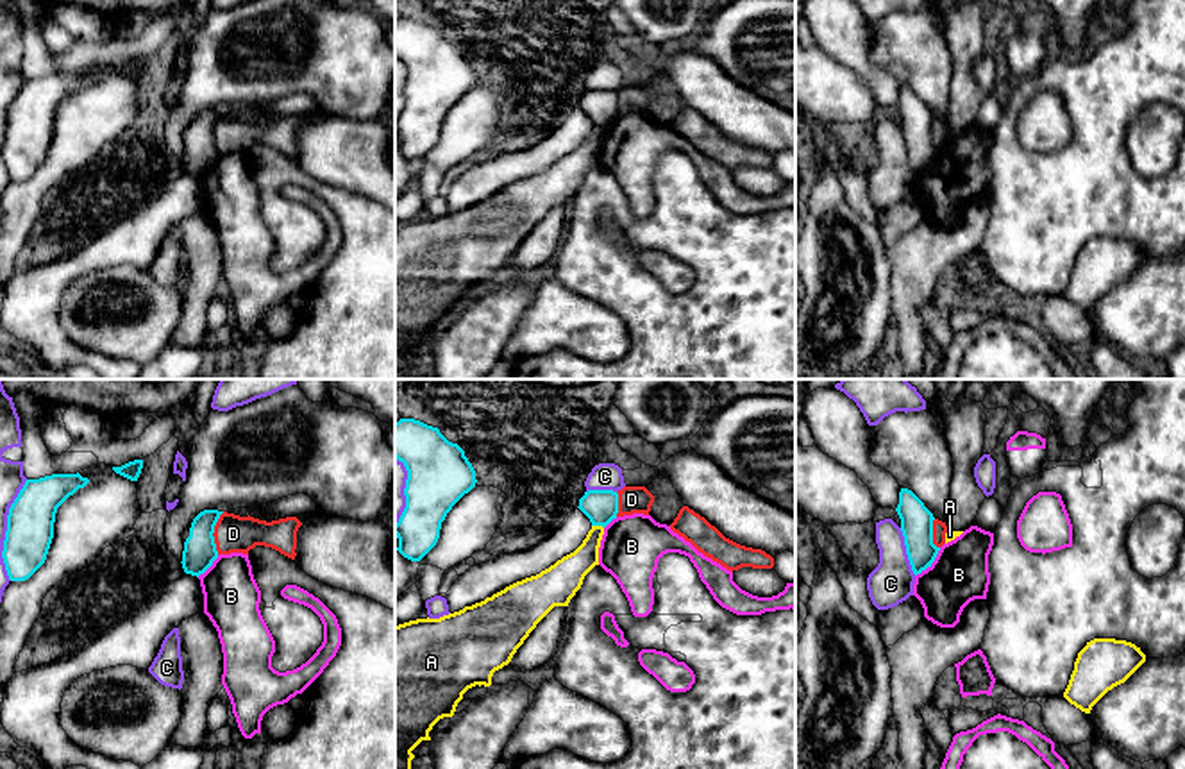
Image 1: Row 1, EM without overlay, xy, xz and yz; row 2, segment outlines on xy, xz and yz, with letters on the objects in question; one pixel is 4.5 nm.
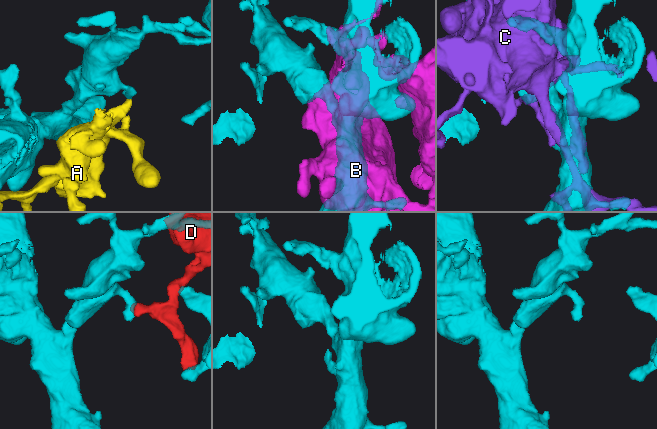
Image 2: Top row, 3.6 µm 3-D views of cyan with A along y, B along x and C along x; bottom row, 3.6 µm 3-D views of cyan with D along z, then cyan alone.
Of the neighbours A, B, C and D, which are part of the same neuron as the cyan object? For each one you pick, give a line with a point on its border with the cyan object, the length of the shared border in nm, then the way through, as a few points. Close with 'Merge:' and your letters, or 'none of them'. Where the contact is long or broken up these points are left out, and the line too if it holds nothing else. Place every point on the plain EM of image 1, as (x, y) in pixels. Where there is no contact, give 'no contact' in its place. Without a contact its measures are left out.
Merge: none of them

